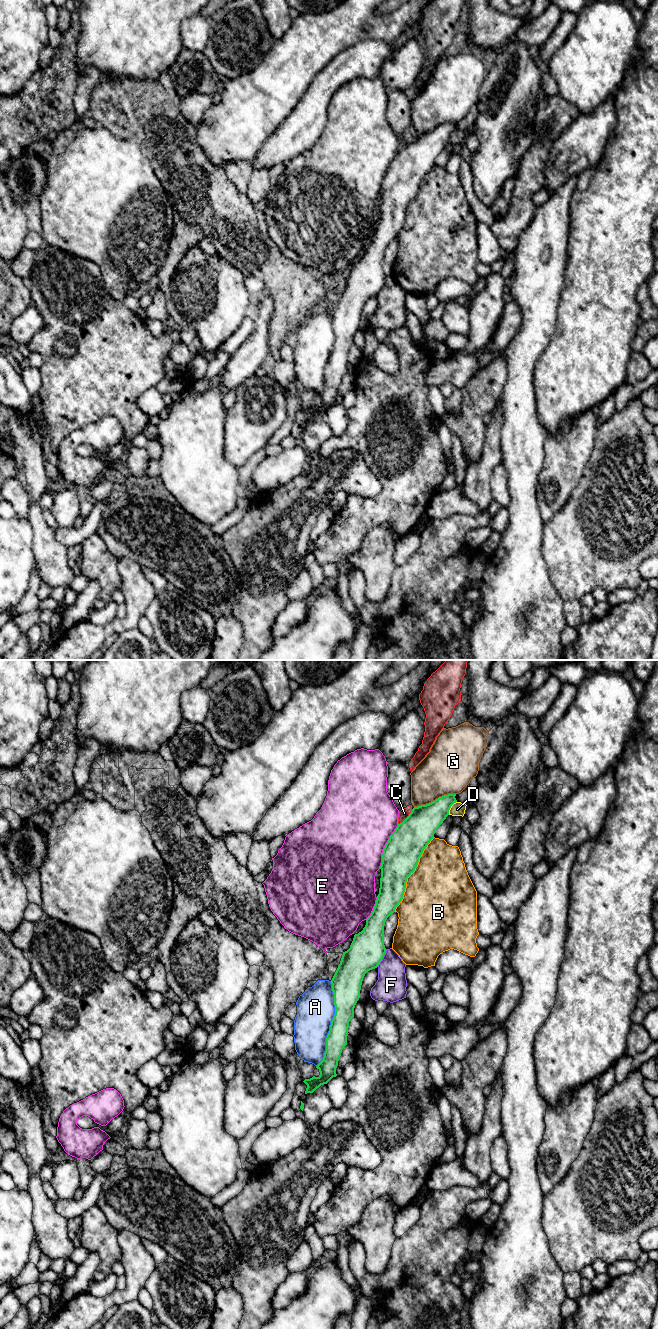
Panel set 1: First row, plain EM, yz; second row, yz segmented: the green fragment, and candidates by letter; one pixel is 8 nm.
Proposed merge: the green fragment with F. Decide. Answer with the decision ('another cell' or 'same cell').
another cell

